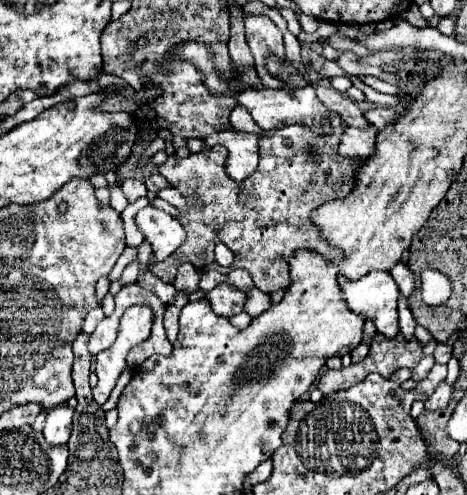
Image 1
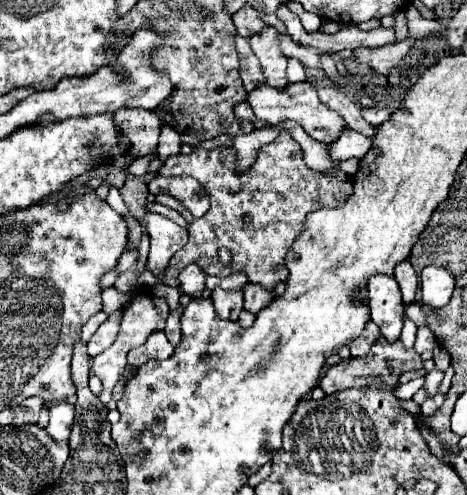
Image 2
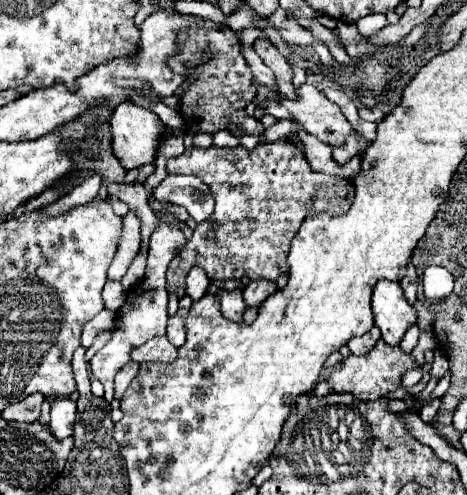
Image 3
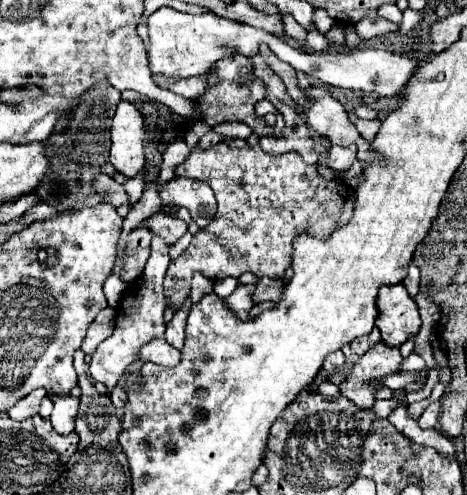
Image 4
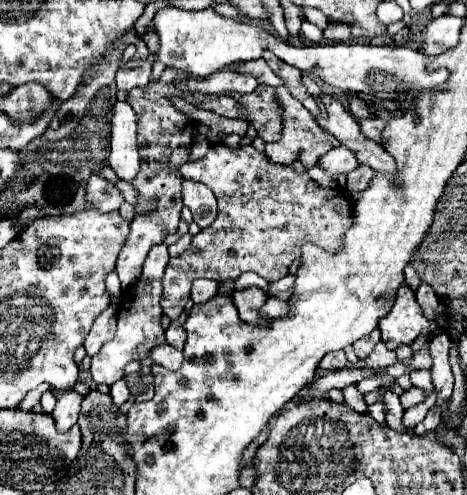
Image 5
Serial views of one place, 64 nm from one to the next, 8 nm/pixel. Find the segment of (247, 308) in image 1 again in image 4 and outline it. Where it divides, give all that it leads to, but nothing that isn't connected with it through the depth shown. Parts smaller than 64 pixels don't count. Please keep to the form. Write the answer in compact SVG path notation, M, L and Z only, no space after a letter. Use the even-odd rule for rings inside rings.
M260 278L258 284L256 284L256 290L252 294L252 302L258 304L258 302L276 302L280 292L282 292L282 282L280 280L272 280L272 278Z

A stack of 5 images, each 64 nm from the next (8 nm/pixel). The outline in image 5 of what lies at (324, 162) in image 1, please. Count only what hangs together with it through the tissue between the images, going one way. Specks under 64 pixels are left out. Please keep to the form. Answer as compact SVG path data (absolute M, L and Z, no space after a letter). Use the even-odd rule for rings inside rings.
M216 142L210 146L208 154L200 160L192 160L182 164L180 174L184 178L198 180L212 188L216 200L218 200L218 218L204 230L200 230L194 238L190 248L180 254L178 258L172 258L164 272L164 296L162 296L162 310L168 318L176 320L186 302L190 300L190 286L196 278L210 278L216 282L224 280L236 280L242 272L250 270L262 276L268 282L280 280L288 274L288 266L300 256L302 242L314 242L320 248L336 250L340 248L340 236L344 230L352 224L352 200L344 194L340 188L328 188L314 182L308 172L298 174L292 164L276 164L272 162L264 152L256 150L252 144L230 148L222 142Z

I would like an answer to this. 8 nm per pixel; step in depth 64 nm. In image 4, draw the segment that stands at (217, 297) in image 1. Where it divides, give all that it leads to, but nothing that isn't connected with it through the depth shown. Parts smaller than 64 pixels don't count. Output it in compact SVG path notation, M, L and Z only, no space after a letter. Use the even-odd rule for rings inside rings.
M254 284L248 286L238 286L230 298L224 298L224 304L228 310L232 310L240 320L246 320L248 310L254 306L252 304L252 292L254 292Z

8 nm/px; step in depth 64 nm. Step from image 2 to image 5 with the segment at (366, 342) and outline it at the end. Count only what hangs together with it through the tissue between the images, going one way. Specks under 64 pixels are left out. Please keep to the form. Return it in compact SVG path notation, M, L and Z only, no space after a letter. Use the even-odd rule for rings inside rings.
M376 328L376 330L372 330L368 336L356 340L352 346L354 346L354 352L356 352L358 358L366 358L378 342L380 342L380 330Z

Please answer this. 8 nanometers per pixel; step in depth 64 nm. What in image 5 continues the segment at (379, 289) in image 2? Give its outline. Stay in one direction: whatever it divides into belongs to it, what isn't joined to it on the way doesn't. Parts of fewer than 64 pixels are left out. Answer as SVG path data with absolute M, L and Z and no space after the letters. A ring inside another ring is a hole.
M402 284L394 296L394 304L388 314L378 322L382 332L382 342L396 350L400 344L412 344L420 334L440 334L436 322L424 318L422 308L418 306L414 292Z

